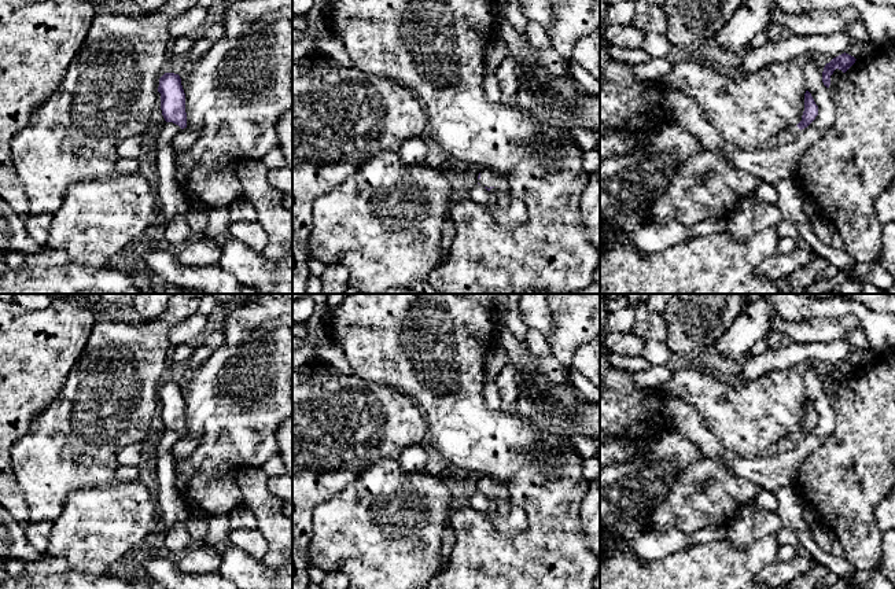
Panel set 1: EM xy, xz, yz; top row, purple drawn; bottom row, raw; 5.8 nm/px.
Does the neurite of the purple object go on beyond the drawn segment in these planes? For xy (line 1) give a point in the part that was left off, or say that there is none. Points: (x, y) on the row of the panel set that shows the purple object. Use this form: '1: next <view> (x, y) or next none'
1: next none

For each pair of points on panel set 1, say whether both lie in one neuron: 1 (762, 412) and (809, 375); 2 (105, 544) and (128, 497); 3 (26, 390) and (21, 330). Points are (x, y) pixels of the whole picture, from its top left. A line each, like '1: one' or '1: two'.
1: two
2: one
3: one

